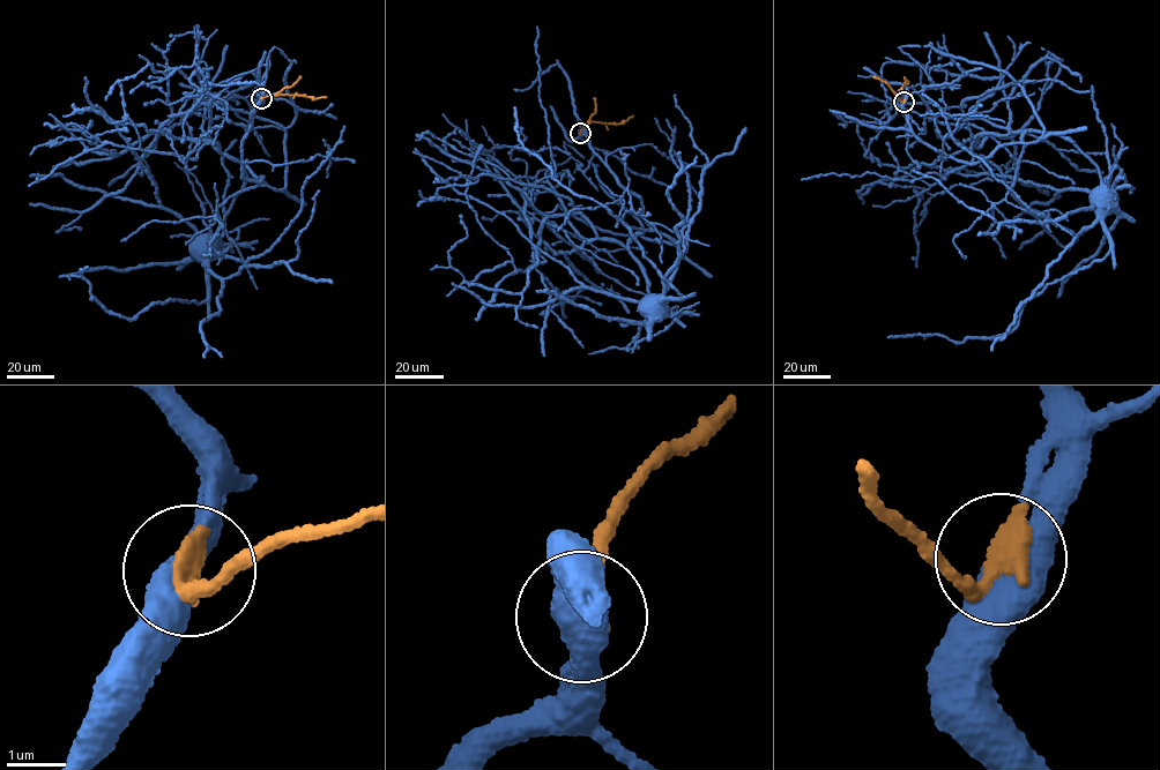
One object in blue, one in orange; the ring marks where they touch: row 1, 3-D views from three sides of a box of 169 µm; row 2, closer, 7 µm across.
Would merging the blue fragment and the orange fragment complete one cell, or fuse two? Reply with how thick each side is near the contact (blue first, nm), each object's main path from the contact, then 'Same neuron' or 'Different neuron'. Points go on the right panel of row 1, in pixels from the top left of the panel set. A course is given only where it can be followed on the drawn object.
Thickness 500 nm (blue) against 360 nm. Course of blue: (904, 101), (915, 135), (966, 163), (1023, 142), (1027, 131), (1069, 139), (1098, 169), (1101, 184), (1093, 196). Course of orange: (904, 101), (897, 94), (908, 81), (904, 77). Same neuron

